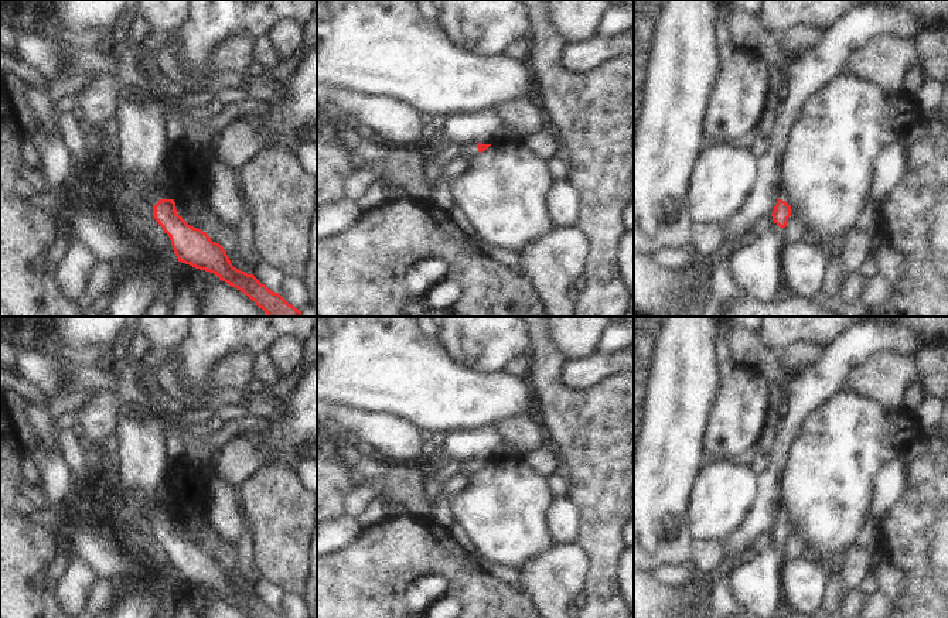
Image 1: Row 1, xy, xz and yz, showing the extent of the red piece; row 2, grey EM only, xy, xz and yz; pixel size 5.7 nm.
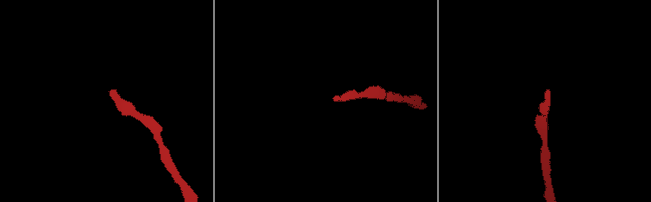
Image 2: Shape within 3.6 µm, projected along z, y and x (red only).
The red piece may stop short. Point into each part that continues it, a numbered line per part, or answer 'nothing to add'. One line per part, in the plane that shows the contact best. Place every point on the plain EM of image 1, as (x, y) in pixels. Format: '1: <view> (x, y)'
1: xy (154, 512)

